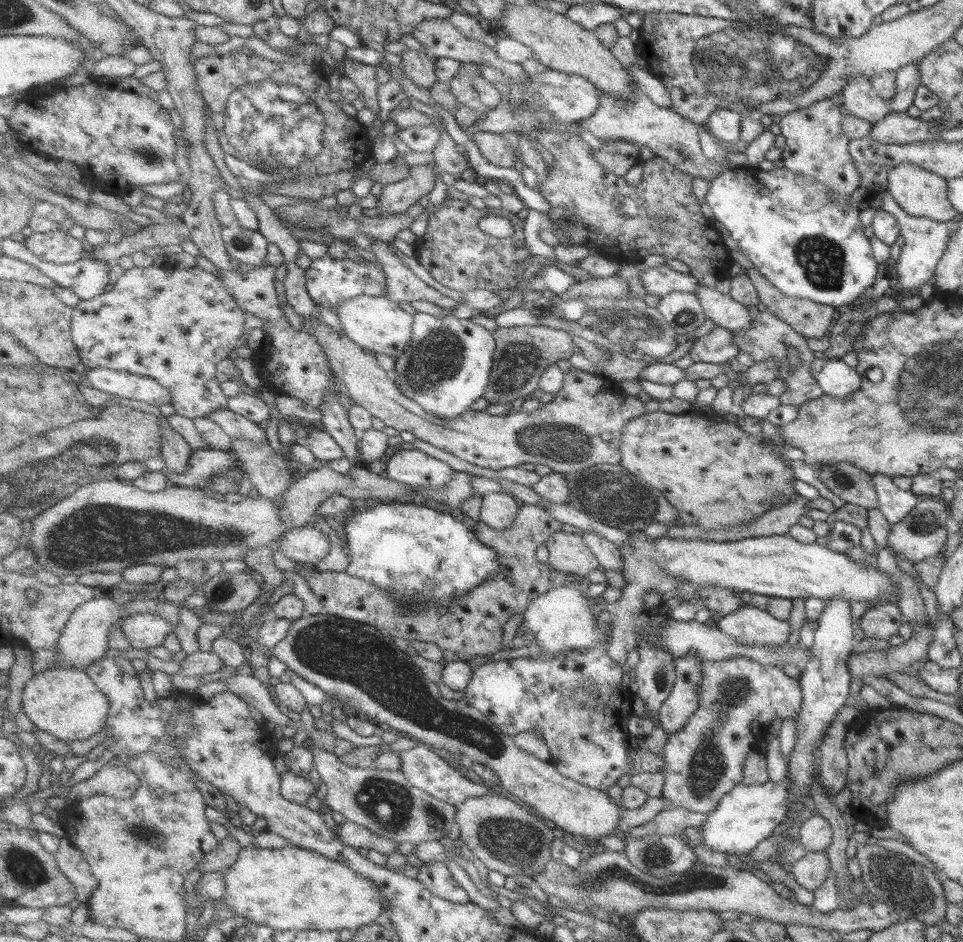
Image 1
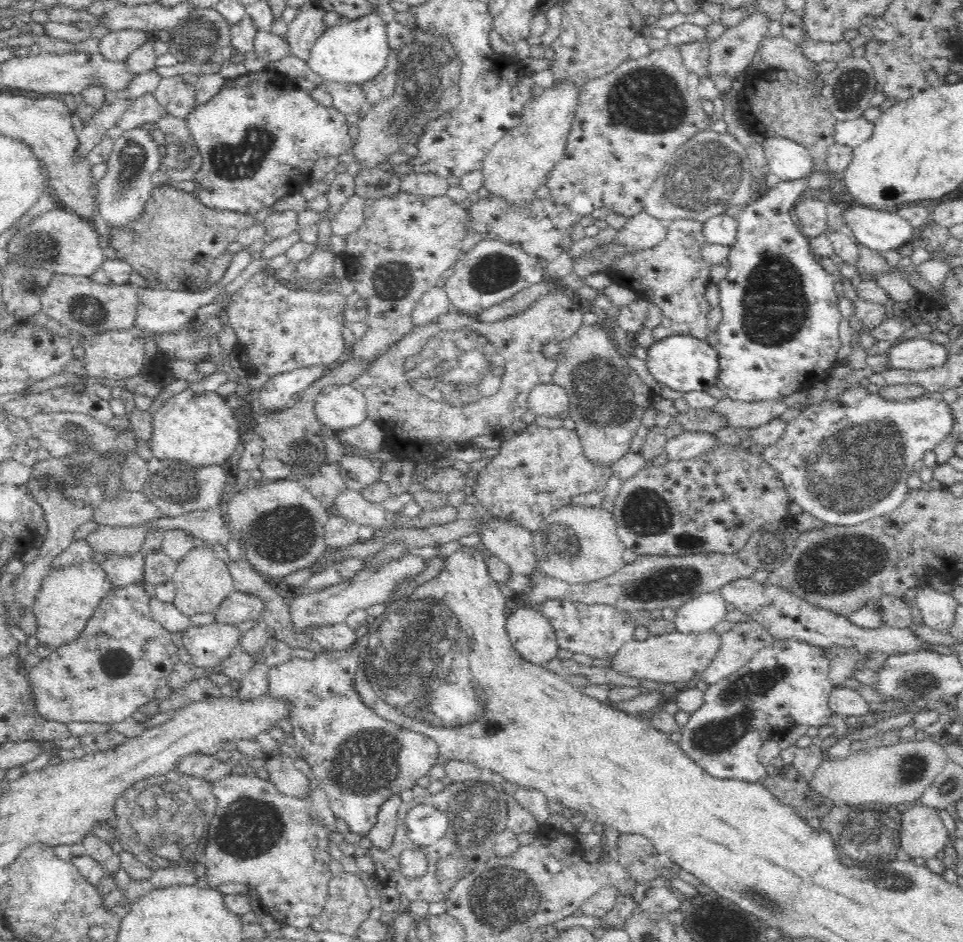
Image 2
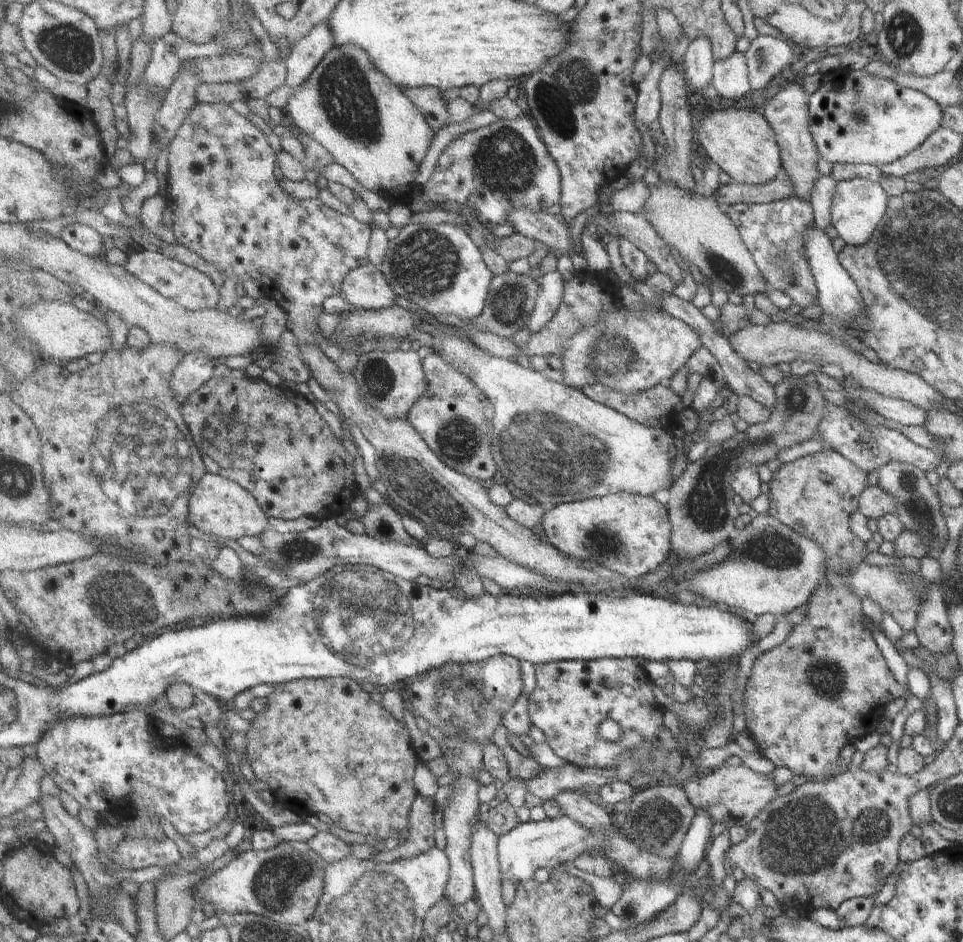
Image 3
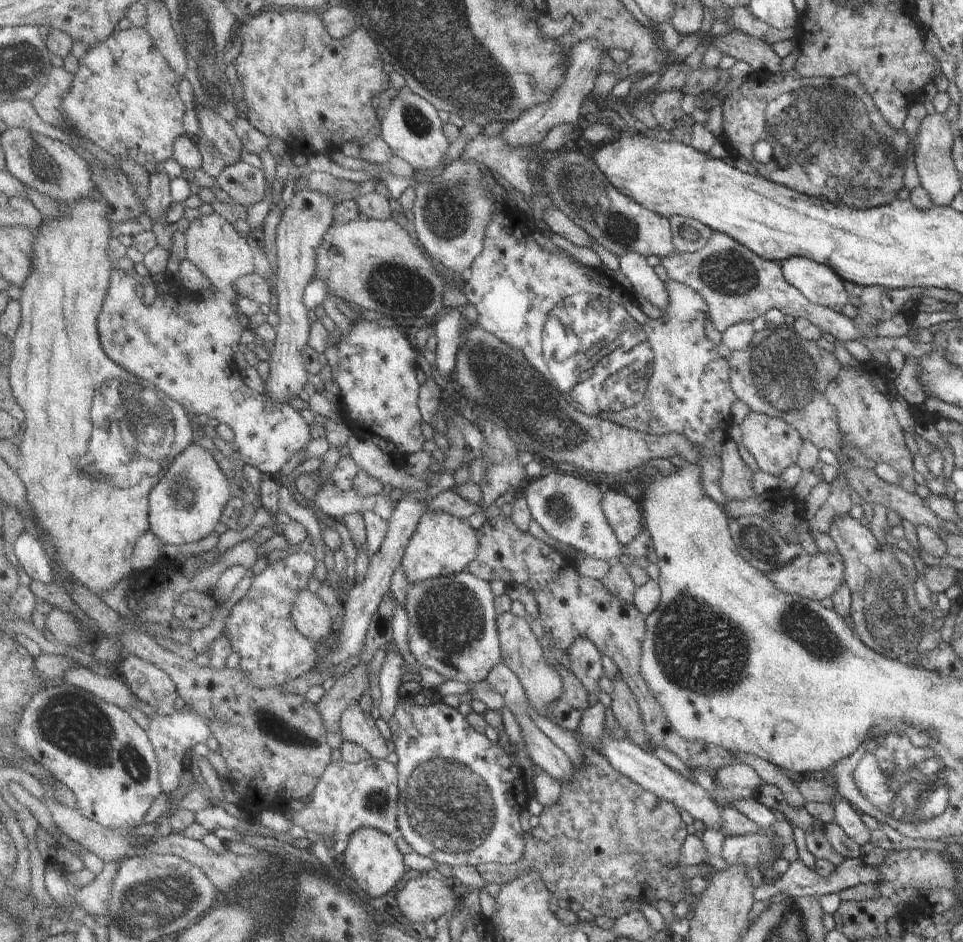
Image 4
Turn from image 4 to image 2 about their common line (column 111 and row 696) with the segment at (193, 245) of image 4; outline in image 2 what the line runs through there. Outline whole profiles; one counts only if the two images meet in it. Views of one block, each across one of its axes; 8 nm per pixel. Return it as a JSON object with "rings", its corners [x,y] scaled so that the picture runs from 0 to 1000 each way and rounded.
{"rings":[[[378,674],[364,688],[342,691],[337,696],[330,694],[325,701],[303,696],[295,705],[279,709],[279,727],[276,732],[281,738],[299,740],[305,746],[304,759],[300,763],[304,770],[302,781],[307,787],[304,796],[320,809],[326,824],[332,826],[347,864],[357,868],[363,883],[378,889],[391,872],[397,854],[407,845],[414,845],[417,840],[427,839],[431,832],[436,832],[437,828],[443,826],[456,801],[455,792],[447,783],[393,762],[369,738],[364,719],[376,703],[376,696],[380,696],[380,682],[382,675]]]}

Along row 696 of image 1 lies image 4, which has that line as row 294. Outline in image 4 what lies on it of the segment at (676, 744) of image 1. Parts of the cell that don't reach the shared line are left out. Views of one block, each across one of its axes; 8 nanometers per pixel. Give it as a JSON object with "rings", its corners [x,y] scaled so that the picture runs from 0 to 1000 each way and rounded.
{"rings":[[[746,245],[739,247],[735,257],[725,265],[724,269],[708,270],[702,266],[700,270],[696,270],[695,273],[686,275],[686,280],[693,286],[694,292],[697,295],[718,304],[721,308],[725,309],[725,312],[729,313],[730,317],[733,317],[733,321],[737,324],[737,340],[741,343],[744,350],[747,350],[749,354],[765,342],[781,342],[785,337],[795,333],[800,327],[802,327],[802,329],[807,327],[815,334],[820,333],[820,335],[825,335],[827,339],[840,340],[853,351],[856,350],[856,352],[861,352],[872,363],[890,361],[893,365],[897,365],[903,374],[914,372],[914,374],[918,374],[918,376],[922,377],[926,372],[933,372],[933,374],[937,374],[940,379],[945,377],[946,379],[954,380],[967,373],[967,364],[950,364],[941,356],[938,358],[904,358],[896,354],[885,340],[883,330],[869,332],[860,326],[845,323],[829,307],[826,307],[825,304],[816,299],[812,283],[809,279],[793,276],[790,271],[786,271],[765,254],[761,254],[758,249],[747,247]]]}

